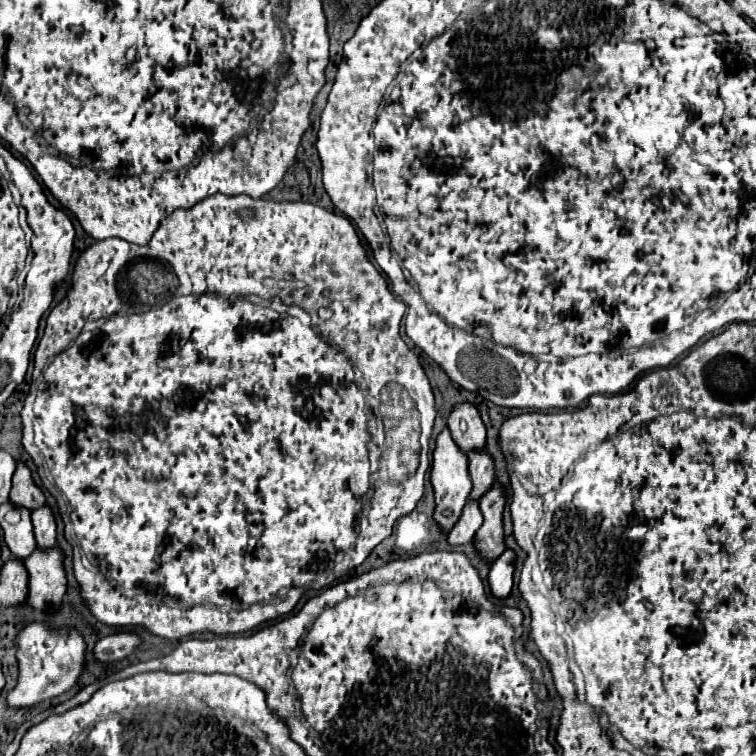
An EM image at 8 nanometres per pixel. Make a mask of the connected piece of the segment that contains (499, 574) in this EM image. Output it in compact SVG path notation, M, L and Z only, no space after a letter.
M505 550L493 564L489 570L489 586L491 586L491 594L499 600L507 598L511 594L513 588L513 560L515 554L513 550Z

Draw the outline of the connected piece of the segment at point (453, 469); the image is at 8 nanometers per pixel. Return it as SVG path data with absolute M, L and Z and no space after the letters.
M445 428L437 438L437 448L433 452L433 464L431 464L431 484L433 484L433 492L435 492L435 504L437 504L433 518L439 524L443 534L447 534L457 524L463 504L469 498L471 478L469 478L467 466L469 466L467 456L457 448L457 444L453 444L449 428Z

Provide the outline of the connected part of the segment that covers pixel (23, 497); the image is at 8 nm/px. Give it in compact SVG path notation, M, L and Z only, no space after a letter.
M17 462L9 500L17 508L27 508L27 510L35 510L35 508L41 508L45 504L45 496L43 496L41 488L35 486L35 482L31 478L31 470L21 462Z

